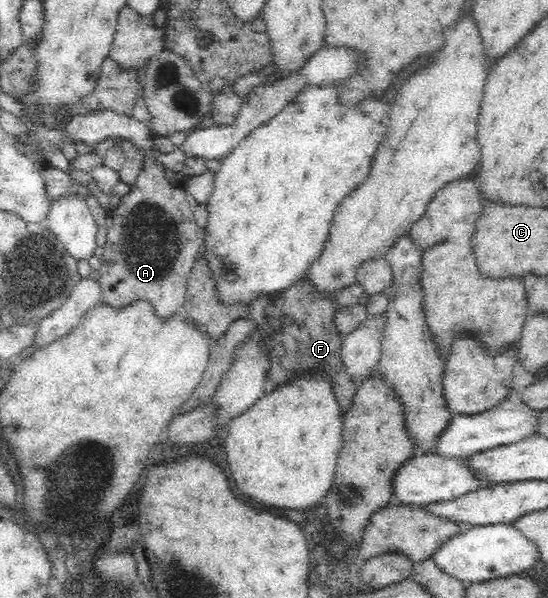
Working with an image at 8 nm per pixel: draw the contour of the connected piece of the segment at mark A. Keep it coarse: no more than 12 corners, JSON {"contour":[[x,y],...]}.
{"contour":[[145,153],[106,214],[103,304],[177,315],[197,202]]}

